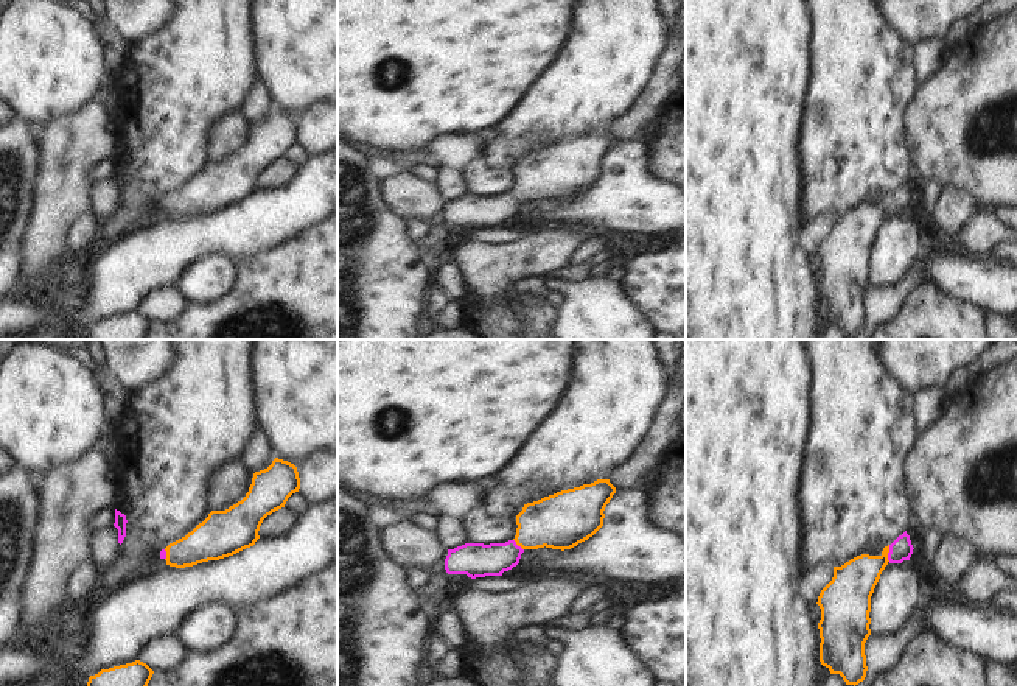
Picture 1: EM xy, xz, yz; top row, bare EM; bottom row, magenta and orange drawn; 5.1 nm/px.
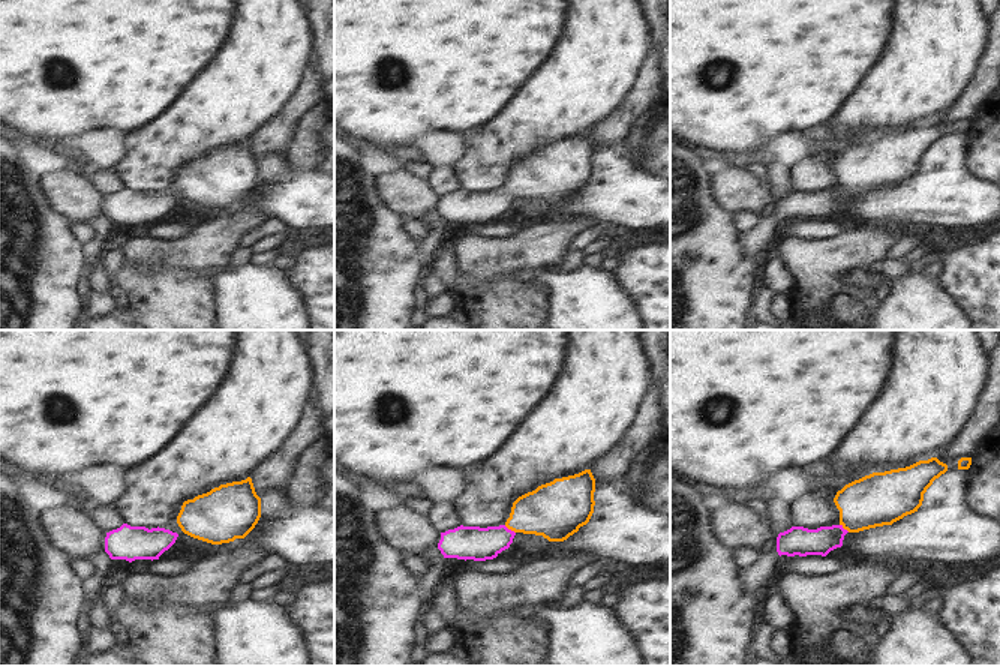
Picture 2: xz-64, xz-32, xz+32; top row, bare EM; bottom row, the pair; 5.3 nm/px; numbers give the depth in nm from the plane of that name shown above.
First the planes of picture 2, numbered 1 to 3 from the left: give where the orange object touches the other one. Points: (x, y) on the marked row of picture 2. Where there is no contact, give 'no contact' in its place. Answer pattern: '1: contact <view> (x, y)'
1: no contact
2: contact xz-32 (510, 530)
3: contact xz+32 (843, 528)

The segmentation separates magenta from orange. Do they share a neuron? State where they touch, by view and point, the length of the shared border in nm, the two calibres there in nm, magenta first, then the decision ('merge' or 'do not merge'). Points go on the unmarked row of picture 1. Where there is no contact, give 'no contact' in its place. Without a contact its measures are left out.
meets magenta in yz at (888, 204); contact 90 nm long; 120 nm thick on the magenta side, 220 nm on the other; merge

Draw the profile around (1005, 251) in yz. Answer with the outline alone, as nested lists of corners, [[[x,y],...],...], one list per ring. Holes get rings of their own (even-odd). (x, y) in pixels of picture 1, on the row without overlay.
[[[1000,243],[995,246],[992,255],[1000,262],[1017,265],[1017,243]]]

